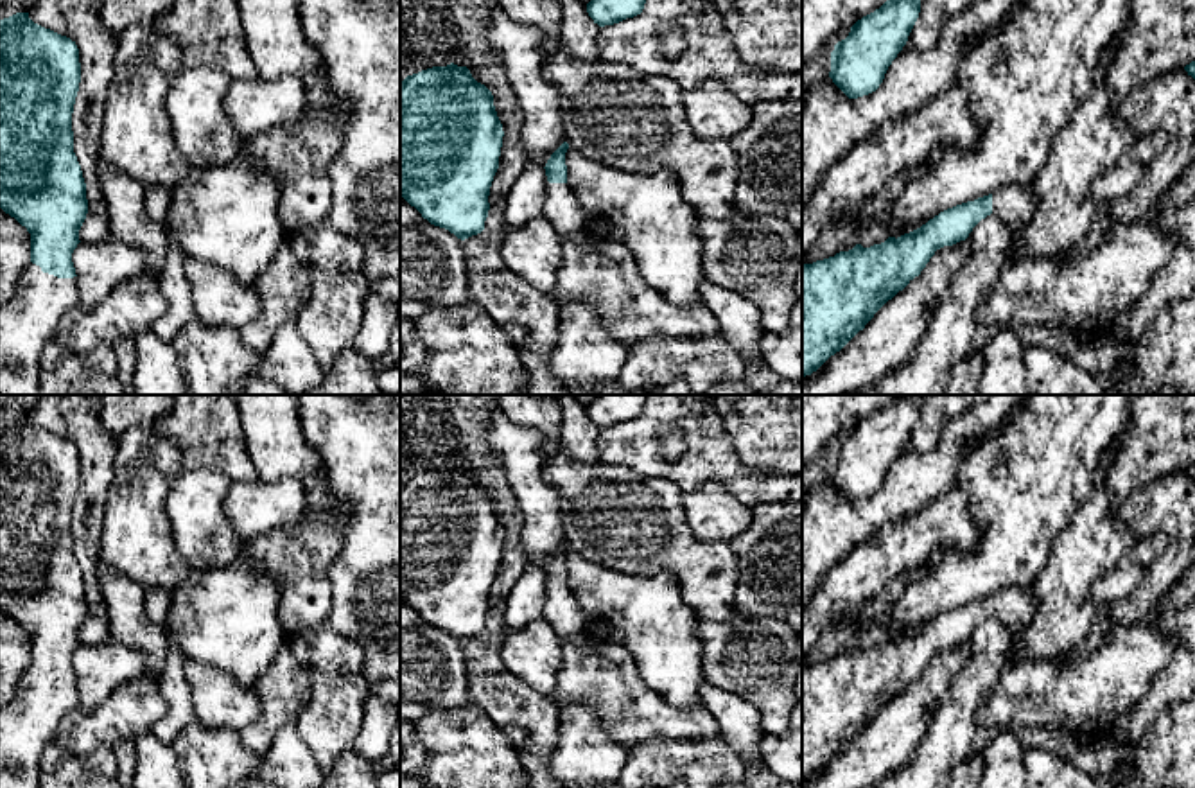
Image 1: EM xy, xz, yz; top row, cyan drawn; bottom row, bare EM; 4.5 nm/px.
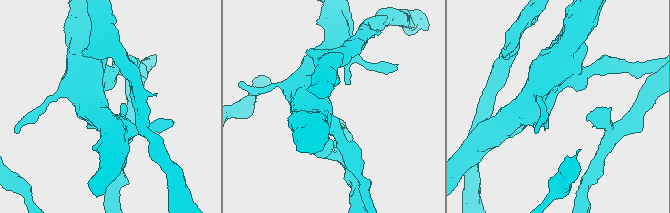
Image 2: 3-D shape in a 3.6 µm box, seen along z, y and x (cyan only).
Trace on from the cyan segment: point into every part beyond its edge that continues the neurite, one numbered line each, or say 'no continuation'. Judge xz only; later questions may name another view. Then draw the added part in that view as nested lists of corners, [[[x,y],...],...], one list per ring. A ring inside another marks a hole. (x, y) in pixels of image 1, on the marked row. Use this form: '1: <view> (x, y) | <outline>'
1: xz (564, 210) | [[[549,183],[547,217],[560,235],[587,226],[587,215],[567,183]]]

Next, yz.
1: yz (1012, 203) | [[[1005,185],[992,194],[992,214],[1012,230],[1012,244],[1021,246],[1021,232],[1035,210],[1034,188],[1030,185]]]

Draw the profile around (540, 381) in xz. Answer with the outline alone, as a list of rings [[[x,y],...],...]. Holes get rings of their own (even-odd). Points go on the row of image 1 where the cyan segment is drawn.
[[[517,348],[519,359],[528,373],[526,388],[520,395],[590,395],[572,391],[562,384],[549,368],[549,355],[529,354],[528,350]]]

